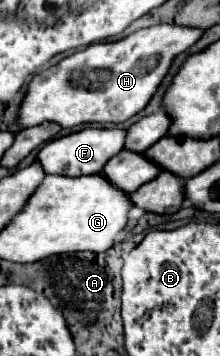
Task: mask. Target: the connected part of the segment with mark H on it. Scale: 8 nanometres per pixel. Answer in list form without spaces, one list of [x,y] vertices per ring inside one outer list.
[[[173,22],[137,30],[117,42],[91,44],[85,50],[63,58],[57,66],[33,76],[21,104],[19,124],[29,128],[49,120],[61,124],[63,128],[73,128],[93,122],[125,122],[149,104],[169,74],[173,60],[199,42],[201,36],[201,28]]]

